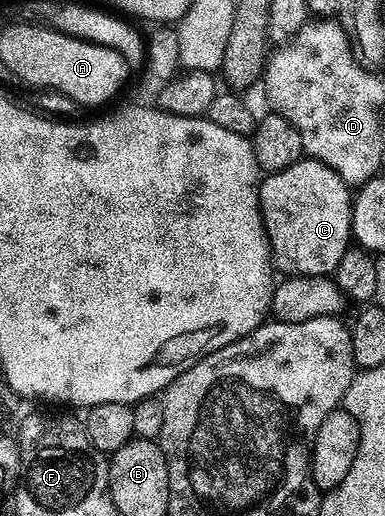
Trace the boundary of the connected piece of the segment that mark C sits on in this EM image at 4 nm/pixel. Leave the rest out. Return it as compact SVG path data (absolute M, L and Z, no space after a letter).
M304 156L288 168L267 173L258 187L258 199L275 271L282 276L333 275L340 256L352 246L352 190L346 181L328 164Z

